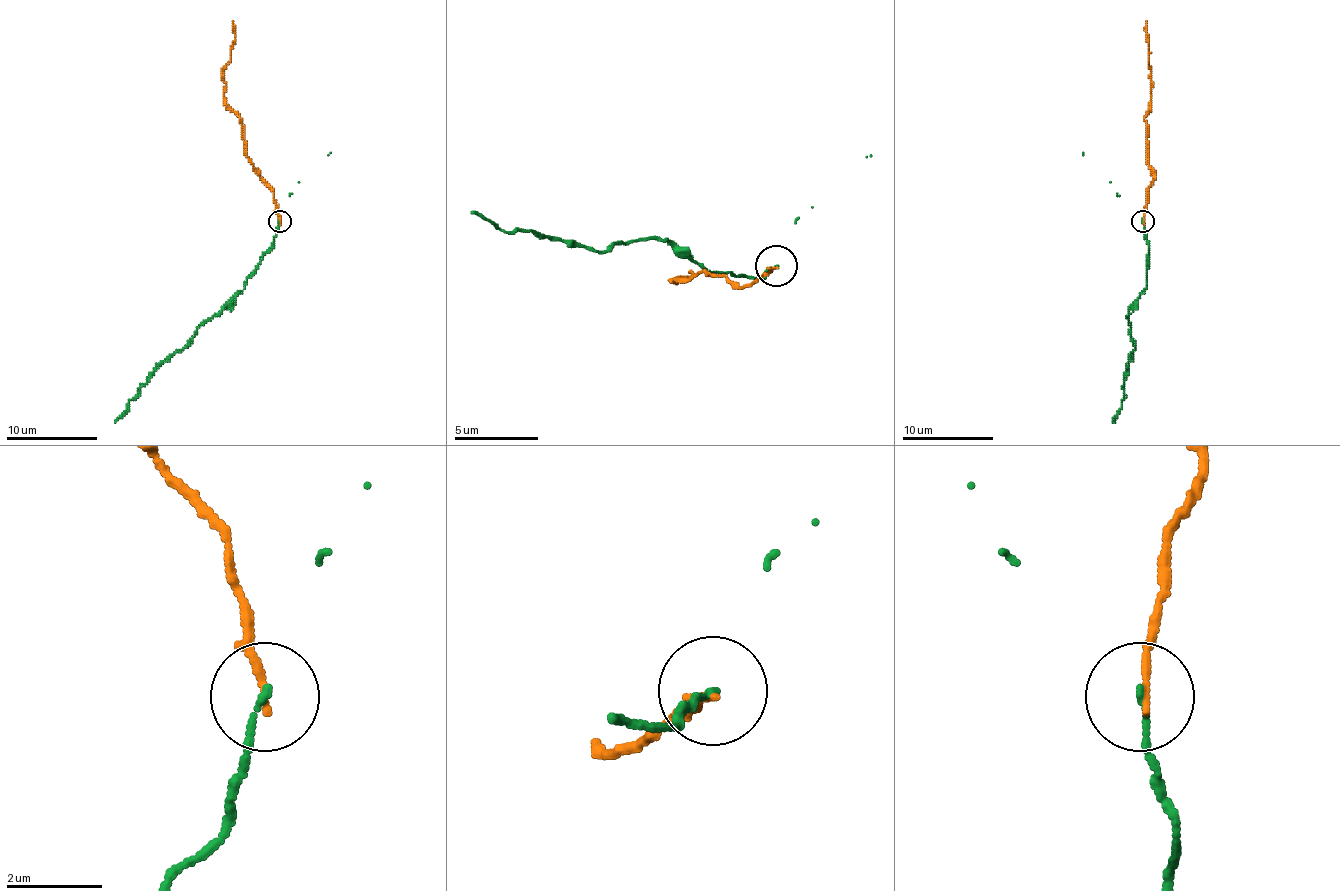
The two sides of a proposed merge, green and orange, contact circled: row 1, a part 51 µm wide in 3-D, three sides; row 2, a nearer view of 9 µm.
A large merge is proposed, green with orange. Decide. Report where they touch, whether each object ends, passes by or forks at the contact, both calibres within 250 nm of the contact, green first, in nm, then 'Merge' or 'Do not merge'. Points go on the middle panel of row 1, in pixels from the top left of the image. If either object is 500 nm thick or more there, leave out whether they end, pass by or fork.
Place: (776, 265). At the ring green ends. At the ring orange ends. Thickness 120 nm (green) against 160 nm. Do not merge

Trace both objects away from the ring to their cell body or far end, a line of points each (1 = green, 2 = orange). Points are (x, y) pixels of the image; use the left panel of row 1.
1: (280, 220), (271, 248), (244, 288), (201, 325), (185, 345), (156, 370), (115, 422)
2: (280, 220), (273, 191), (246, 155), (244, 125), (224, 96), (224, 66), (230, 59), (235, 39), (233, 21)

